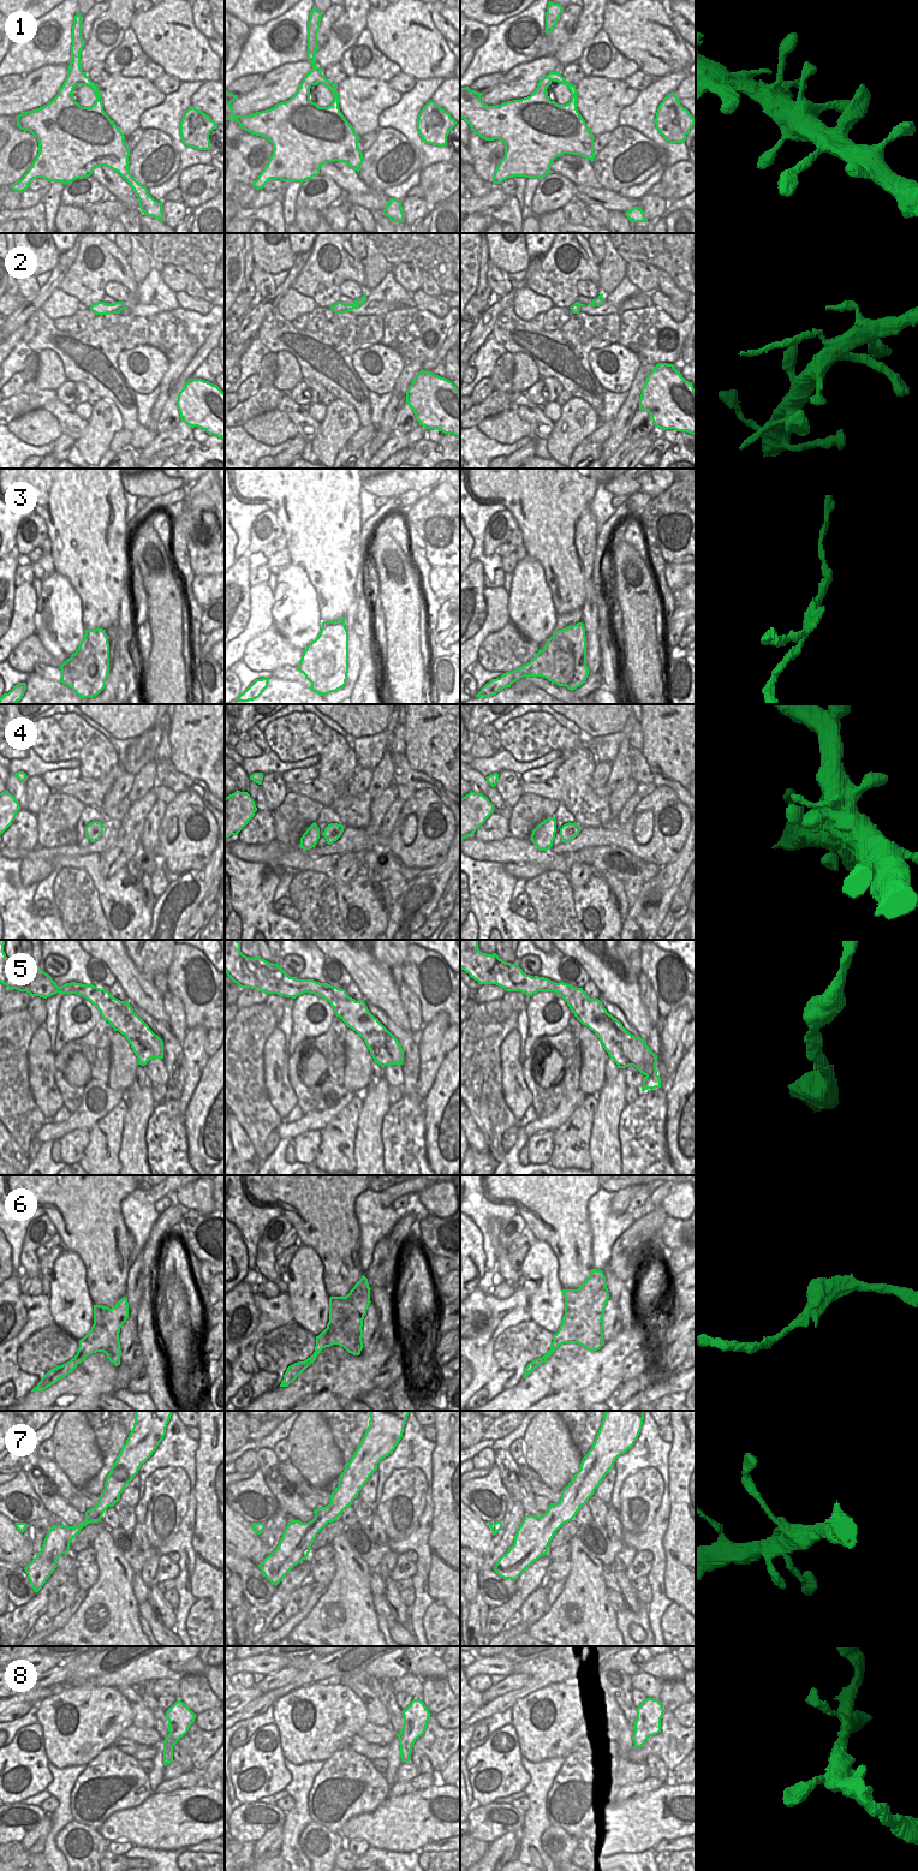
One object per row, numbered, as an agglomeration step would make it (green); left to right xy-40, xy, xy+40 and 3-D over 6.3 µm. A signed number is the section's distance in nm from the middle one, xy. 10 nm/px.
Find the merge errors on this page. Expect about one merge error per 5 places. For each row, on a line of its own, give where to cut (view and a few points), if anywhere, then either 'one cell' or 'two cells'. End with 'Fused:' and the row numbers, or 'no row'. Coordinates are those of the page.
1: no cut | one cell
2: xy (353, 303), (358, 305) | two cells
3: xy+40 (553, 637), (556, 641), (556, 651), (554, 672), (548, 679) | two cells
4: no cut | one cell
5: no cut | one cell
6: no cut | one cell
7: no cut | one cell
8: no cut | one cell
Fused: 2, 3

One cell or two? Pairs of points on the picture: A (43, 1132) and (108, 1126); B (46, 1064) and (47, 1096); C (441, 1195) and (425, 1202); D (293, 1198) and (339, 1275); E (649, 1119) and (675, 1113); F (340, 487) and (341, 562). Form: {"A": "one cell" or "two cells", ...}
{"A": "two cells", "B": "one cell", "C": "one cell", "D": "one cell", "E": "two cells", "F": "one cell"}

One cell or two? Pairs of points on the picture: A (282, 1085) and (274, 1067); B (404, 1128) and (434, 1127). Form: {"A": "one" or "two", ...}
{"A": "one", "B": "two"}

